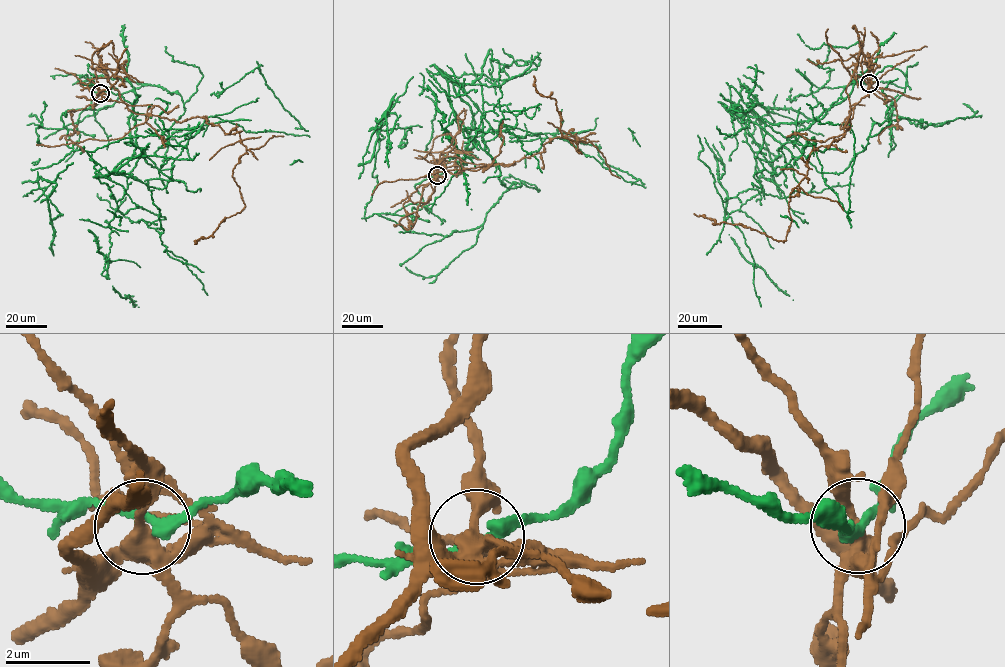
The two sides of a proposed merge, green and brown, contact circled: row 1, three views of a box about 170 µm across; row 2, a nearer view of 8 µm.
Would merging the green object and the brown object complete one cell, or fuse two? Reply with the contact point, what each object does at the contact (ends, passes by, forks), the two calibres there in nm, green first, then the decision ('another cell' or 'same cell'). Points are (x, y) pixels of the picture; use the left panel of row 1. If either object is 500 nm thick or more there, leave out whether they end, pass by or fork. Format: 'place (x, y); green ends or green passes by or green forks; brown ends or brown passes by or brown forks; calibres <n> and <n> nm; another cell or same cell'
place (100, 93); green passes by; brown forks; calibres 190 and 320 nm; another cell

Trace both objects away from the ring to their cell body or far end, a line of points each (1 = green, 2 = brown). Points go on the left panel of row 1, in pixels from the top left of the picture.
1: (100, 93), (133, 107), (113, 172), (178, 182), (143, 157), (162, 167), (185, 111), (158, 85), (43, 138)
2: (100, 93), (92, 61), (137, 114), (198, 116), (239, 132), (246, 152), (232, 176), (245, 206), (194, 243)

